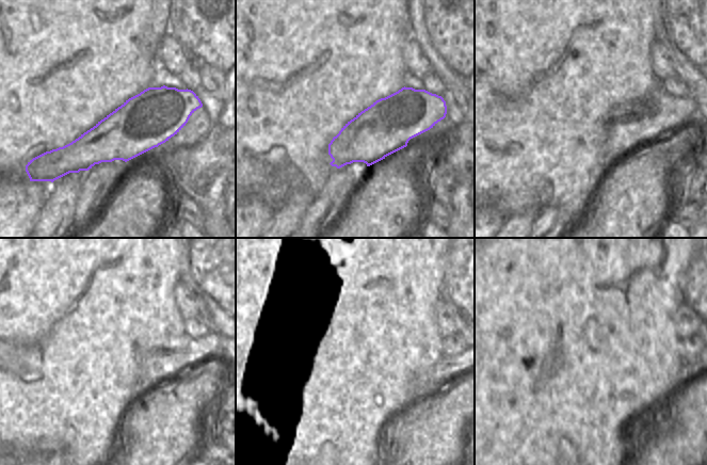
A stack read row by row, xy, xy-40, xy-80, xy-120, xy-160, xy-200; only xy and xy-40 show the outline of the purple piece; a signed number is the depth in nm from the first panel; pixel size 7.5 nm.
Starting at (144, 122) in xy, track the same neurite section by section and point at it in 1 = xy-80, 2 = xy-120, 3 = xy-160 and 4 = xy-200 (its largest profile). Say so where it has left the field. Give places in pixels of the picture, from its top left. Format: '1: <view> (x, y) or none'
1: xy-80 (633, 124)
2: xy-120 (182, 354)
3: xy-160 (445, 367)
4: xy-200 (687, 371)

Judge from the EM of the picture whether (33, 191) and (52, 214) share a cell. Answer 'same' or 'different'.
different

